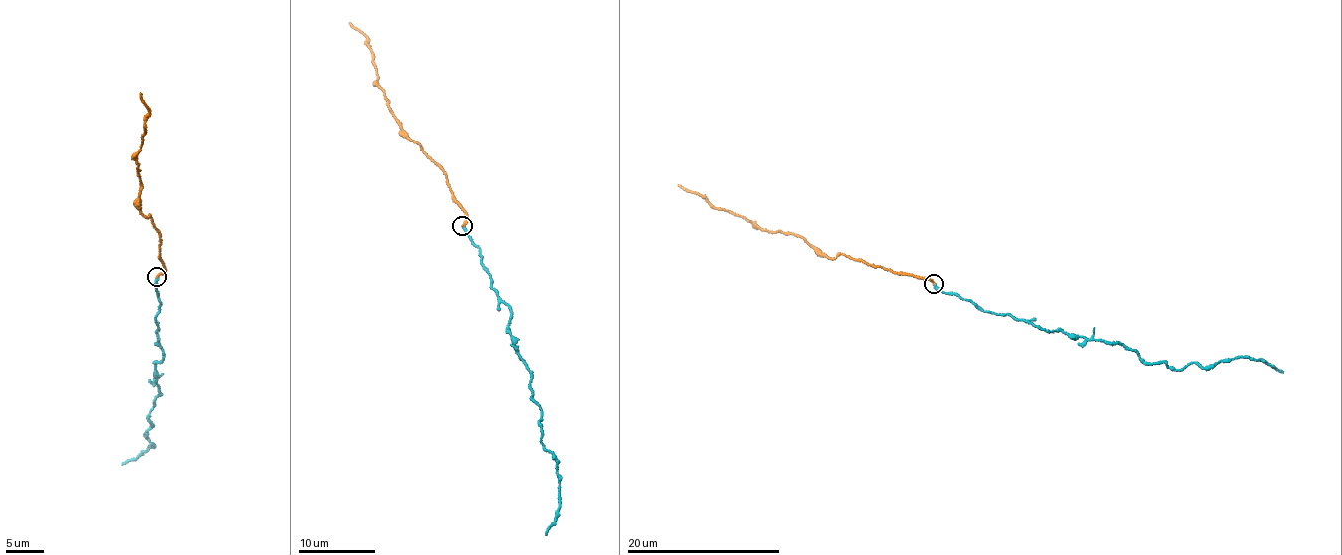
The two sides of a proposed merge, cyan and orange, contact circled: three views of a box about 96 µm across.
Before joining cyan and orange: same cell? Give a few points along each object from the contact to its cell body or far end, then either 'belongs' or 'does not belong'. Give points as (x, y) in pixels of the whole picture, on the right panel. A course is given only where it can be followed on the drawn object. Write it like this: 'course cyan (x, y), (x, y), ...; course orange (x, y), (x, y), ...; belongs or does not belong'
course cyan (934, 284), (996, 314), (1122, 343), (1150, 364), (1210, 368), (1239, 357), (1265, 361), (1283, 373); course orange (934, 284), (929, 279), (847, 256), (832, 259), (817, 253), (801, 238), (758, 228), (677, 185); belongs

